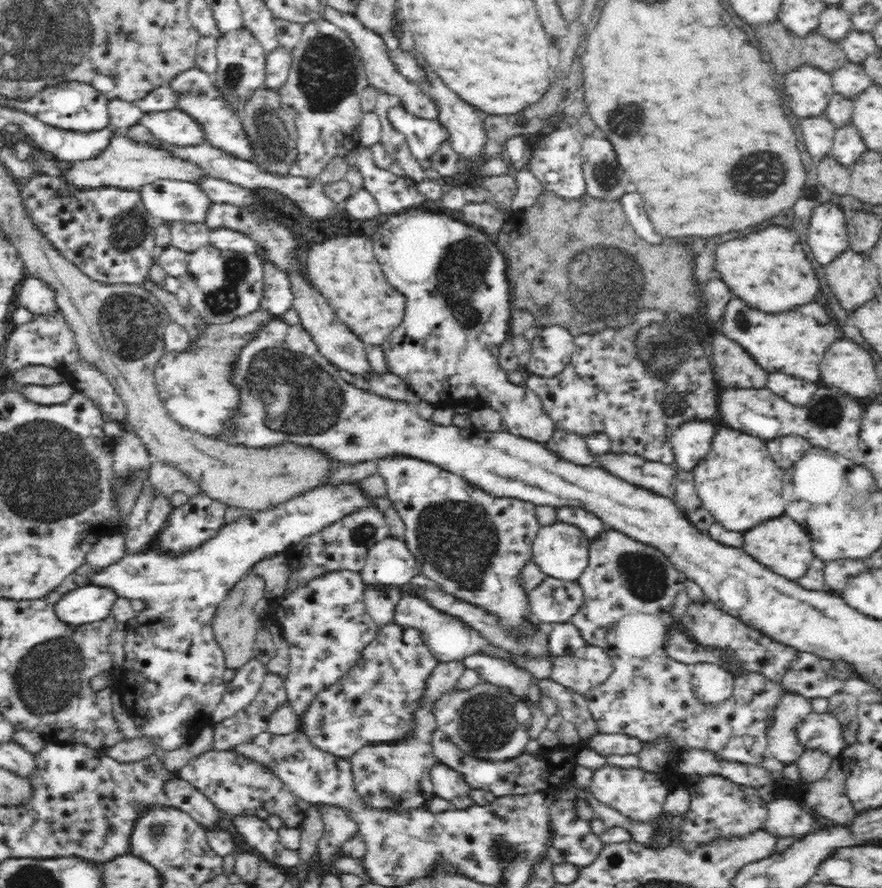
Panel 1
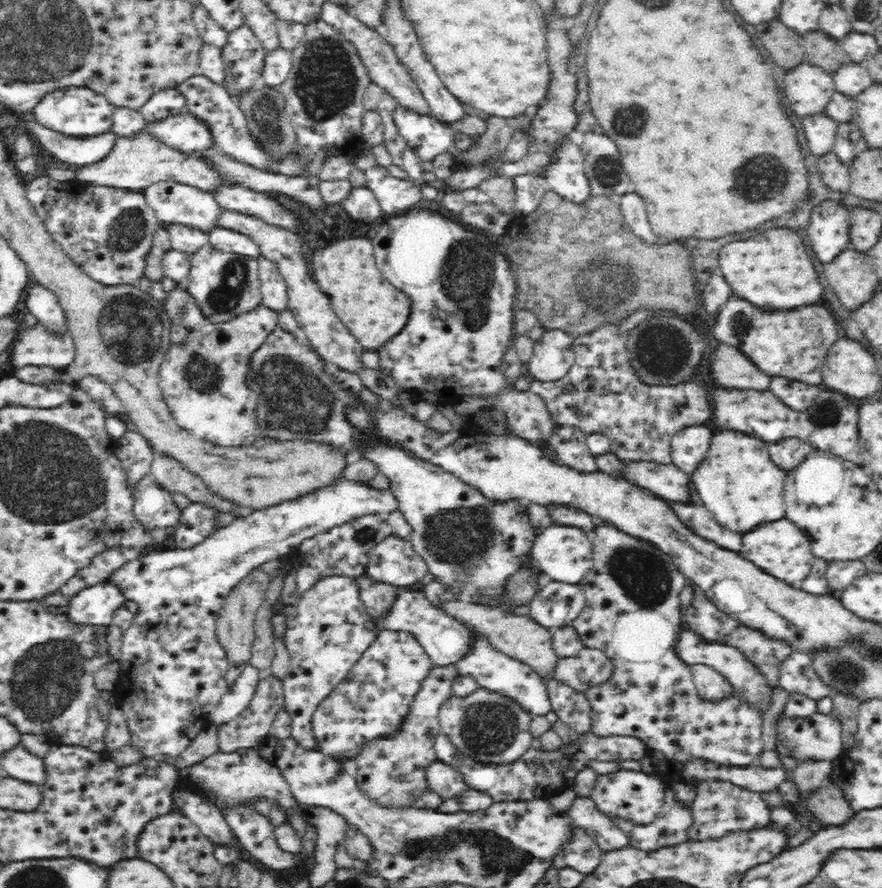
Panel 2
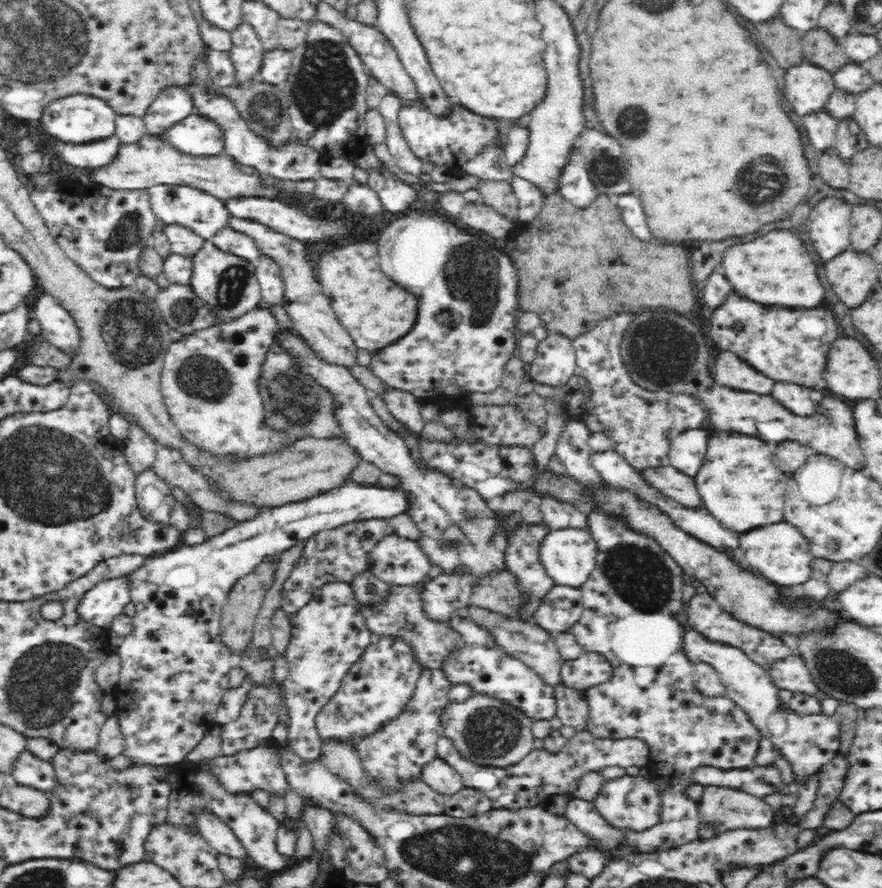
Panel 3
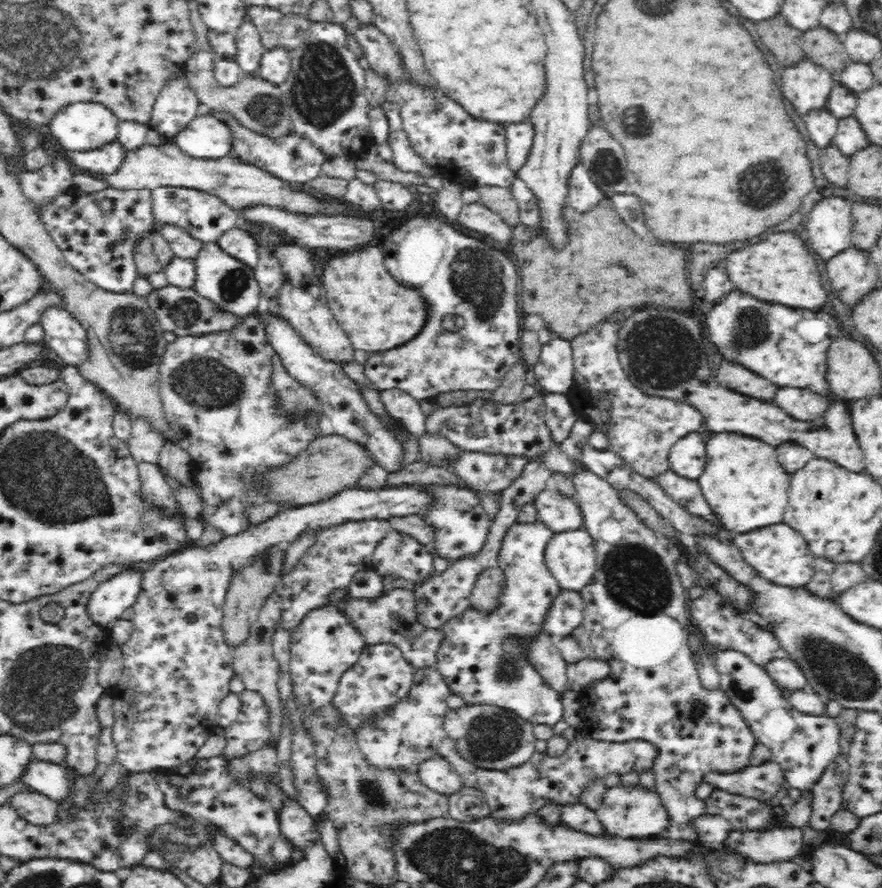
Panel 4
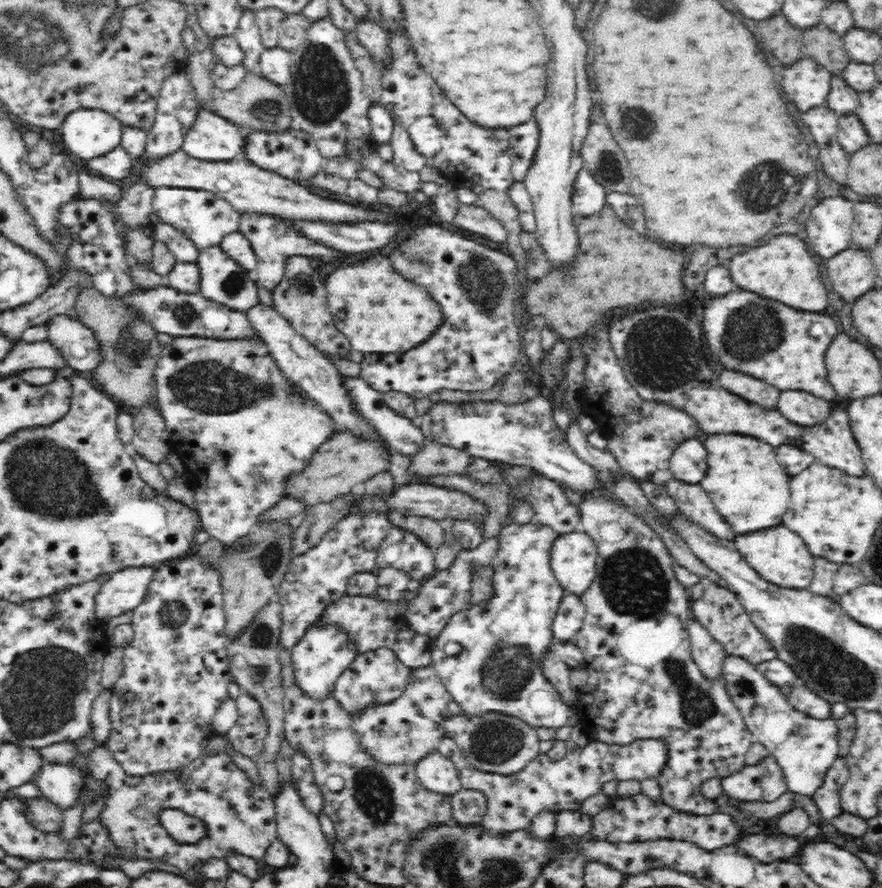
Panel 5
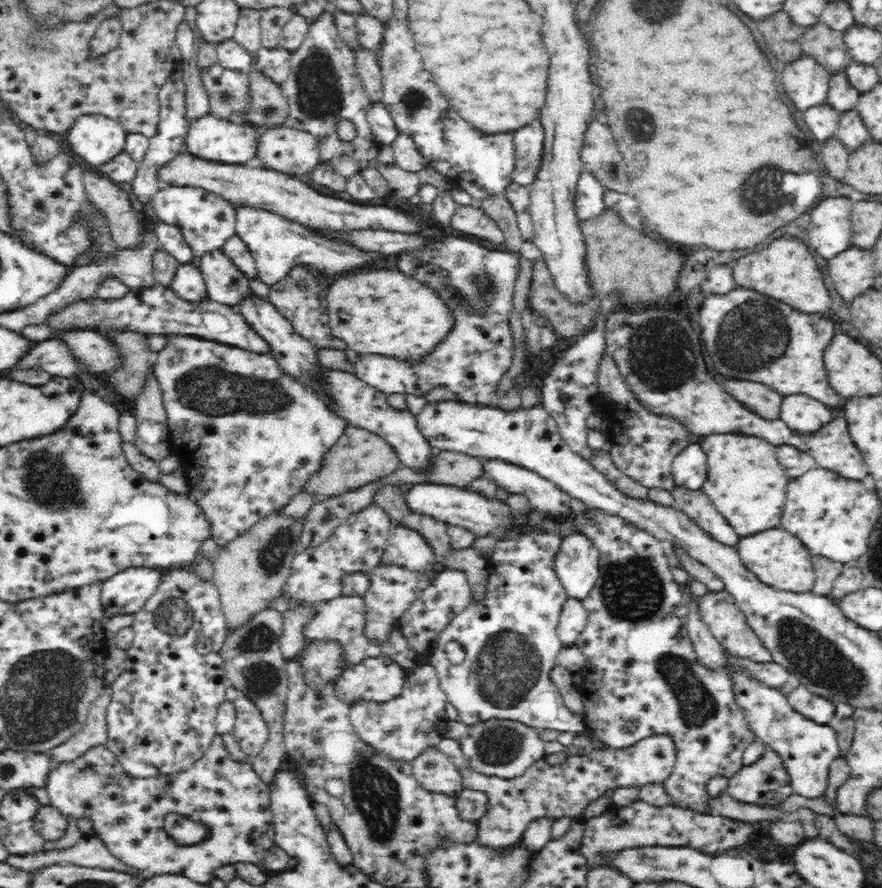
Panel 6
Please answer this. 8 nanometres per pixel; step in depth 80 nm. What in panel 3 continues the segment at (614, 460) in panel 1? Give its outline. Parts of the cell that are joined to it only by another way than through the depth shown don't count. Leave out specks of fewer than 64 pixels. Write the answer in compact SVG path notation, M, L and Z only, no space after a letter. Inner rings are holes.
M671 465L646 468L638 473L650 487L656 488L667 498L690 508L702 507L692 476Z

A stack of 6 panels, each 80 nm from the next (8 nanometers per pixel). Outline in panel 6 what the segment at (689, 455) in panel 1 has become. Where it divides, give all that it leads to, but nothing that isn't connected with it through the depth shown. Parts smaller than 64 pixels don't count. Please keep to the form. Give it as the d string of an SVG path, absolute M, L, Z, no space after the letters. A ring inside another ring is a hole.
M690 444L676 458L671 466L676 486L700 490L706 480L706 454L700 444Z

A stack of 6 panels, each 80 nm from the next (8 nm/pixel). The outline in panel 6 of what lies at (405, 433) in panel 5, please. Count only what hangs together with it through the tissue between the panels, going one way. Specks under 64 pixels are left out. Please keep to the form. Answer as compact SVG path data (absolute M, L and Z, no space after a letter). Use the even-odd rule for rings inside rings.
M329 370L324 372L324 374L318 374L318 376L314 377L320 377L320 379L324 379L324 381L330 383L330 395L332 395L332 397L336 399L336 403L338 403L338 415L340 415L342 419L345 419L349 425L368 430L388 442L388 445L396 452L402 466L421 469L424 468L424 466L428 466L428 462L430 462L430 458L432 458L433 455L432 448L427 439L421 434L418 420L409 410L401 411L392 408L386 400L386 393L372 388L372 386L360 380L355 374L342 372L341 370Z

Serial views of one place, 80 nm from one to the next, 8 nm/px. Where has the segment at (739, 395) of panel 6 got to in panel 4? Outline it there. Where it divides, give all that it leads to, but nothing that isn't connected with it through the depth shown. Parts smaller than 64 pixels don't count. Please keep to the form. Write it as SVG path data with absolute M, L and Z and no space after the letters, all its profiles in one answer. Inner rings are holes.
M730 360L720 362L720 366L716 370L716 378L726 388L732 388L736 392L744 392L748 396L764 398L764 400L772 400L774 392L776 392L774 382L770 382L770 380L754 374L752 370L744 368L742 364L736 364Z

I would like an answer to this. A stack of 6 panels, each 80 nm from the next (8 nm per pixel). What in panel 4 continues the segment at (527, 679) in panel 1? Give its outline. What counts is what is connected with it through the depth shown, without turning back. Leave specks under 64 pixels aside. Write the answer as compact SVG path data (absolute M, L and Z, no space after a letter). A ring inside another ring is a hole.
M542 521L535 523L516 523L506 532L497 561L497 567L504 572L504 588L500 596L500 608L493 614L485 614L472 609L447 620L442 626L446 633L446 642L438 652L436 667L444 682L454 694L459 694L467 704L490 704L508 708L522 718L534 723L546 723L554 726L562 720L562 703L559 692L555 691L538 674L538 671L527 663L523 652L525 644L532 635L542 631L541 622L552 599L558 594L560 586L546 567L544 547L554 531Z

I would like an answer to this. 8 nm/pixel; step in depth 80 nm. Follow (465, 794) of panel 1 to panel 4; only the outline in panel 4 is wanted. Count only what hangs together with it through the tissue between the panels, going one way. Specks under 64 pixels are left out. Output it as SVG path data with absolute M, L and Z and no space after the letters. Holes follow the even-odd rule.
M439 754L420 764L417 774L428 788L446 796L458 792L463 787L458 771Z

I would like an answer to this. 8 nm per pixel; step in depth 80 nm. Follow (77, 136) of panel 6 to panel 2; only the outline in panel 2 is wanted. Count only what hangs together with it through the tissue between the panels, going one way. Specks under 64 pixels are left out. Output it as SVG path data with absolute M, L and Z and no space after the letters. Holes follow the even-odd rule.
M70 86L48 92L31 108L31 116L40 124L62 135L88 136L111 130L114 105L104 95L87 86Z

